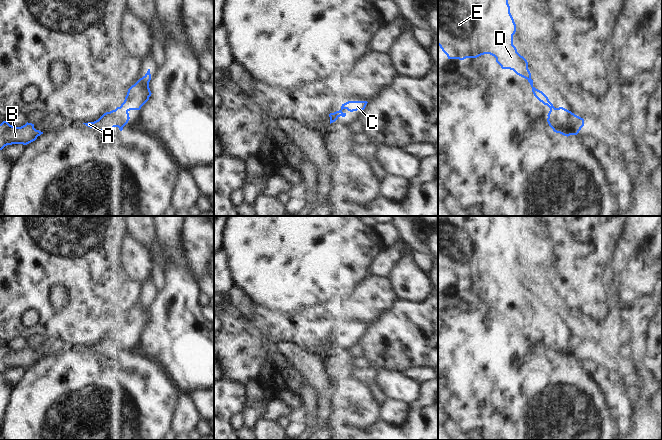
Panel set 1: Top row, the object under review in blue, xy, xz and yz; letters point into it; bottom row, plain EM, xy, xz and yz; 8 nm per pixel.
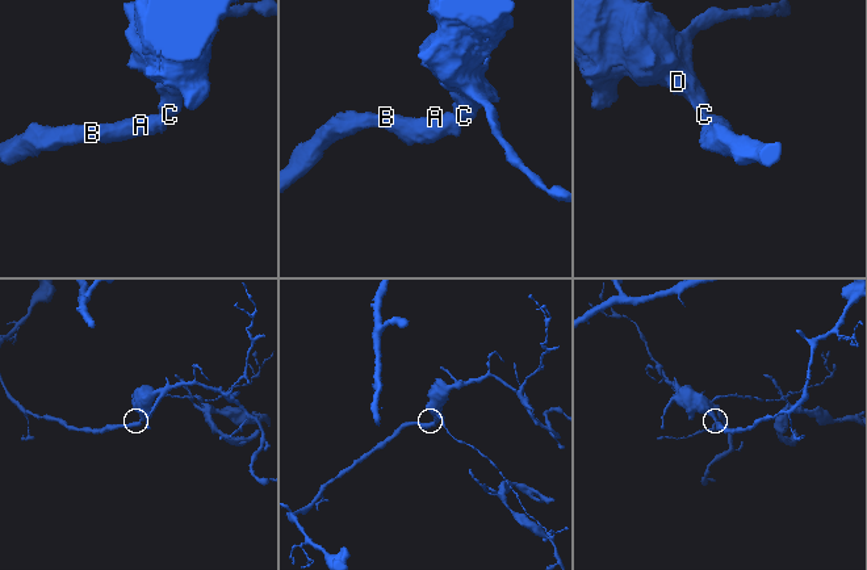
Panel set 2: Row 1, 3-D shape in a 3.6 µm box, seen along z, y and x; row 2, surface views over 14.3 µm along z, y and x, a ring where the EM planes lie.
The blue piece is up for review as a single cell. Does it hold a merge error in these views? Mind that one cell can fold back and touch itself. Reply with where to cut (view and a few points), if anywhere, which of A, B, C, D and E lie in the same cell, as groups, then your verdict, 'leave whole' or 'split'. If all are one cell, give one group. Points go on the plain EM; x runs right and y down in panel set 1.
cut none; groups A B C D E; leave whole

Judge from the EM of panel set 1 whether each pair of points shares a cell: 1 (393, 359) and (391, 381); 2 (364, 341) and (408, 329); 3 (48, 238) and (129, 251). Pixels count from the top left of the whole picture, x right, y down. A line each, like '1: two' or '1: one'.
1: two
2: one
3: two

